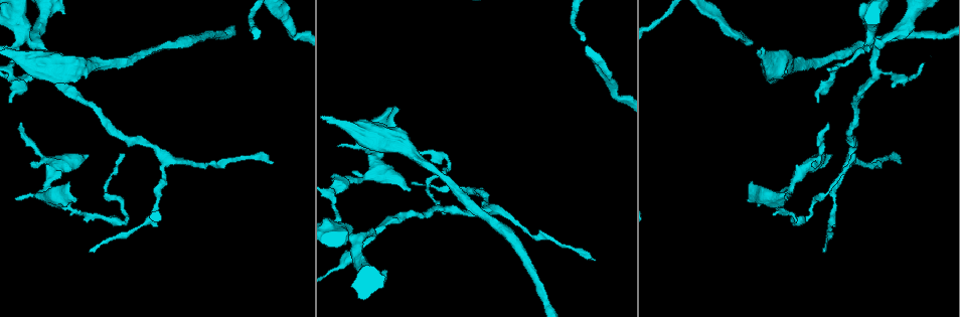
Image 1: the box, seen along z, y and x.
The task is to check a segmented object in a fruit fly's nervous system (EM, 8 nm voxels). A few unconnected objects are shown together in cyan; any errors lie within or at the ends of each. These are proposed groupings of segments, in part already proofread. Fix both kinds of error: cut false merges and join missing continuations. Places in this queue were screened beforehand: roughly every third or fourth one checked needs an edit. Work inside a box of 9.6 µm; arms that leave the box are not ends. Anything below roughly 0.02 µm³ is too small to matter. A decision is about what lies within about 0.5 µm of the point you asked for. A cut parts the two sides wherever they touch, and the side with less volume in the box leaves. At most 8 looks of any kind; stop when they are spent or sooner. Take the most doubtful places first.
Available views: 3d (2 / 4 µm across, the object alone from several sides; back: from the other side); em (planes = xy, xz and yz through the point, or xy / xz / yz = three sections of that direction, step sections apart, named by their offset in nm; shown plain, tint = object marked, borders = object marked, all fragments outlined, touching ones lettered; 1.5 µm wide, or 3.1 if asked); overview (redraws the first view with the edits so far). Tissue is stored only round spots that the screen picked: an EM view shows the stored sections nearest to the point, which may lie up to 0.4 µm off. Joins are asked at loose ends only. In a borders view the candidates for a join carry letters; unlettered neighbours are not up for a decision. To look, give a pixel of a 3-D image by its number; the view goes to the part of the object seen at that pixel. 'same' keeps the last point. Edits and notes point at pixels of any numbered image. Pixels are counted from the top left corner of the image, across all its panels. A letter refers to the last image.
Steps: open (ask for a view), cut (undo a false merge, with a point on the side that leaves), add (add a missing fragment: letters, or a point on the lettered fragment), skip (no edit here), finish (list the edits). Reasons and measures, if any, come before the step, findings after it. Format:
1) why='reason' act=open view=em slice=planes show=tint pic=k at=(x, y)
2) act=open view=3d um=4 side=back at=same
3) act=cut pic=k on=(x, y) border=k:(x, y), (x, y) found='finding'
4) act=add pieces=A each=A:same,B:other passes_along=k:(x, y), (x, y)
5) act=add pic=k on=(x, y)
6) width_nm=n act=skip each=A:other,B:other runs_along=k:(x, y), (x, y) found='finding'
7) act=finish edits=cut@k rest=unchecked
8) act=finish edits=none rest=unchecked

why='sudden change in width' act=open view=em slice=planes show=borders pic=1 at=(339, 225)

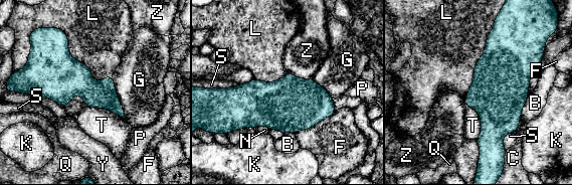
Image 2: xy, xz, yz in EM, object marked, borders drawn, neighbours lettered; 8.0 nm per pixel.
act=skip each=B:other,C:other,F:other,G:other,K:other,L:other,N:other,P:other,Q:other,S:other,T:other,Y:other,Z:other border=2:(495, 20), (464, 101) found='all the same neuron'

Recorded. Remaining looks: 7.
why='three-way junction' act=open view=em slice=yz step=4 show=tint pic=1 at=(485, 210)

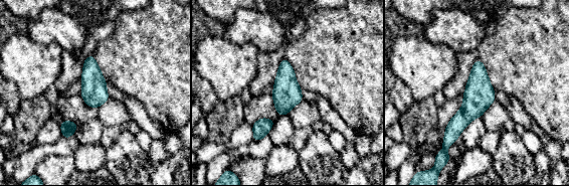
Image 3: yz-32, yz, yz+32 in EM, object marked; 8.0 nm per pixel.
act=open view=em slice=xy step=8 show=tint at=same

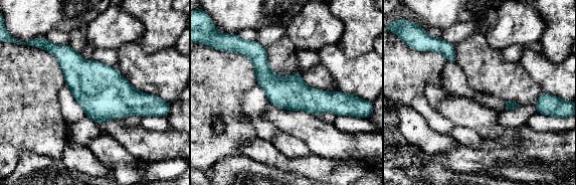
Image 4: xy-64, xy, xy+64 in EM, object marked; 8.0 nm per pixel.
why='see the neighbours' act=open view=em slice=xy step=8 show=borders at=same

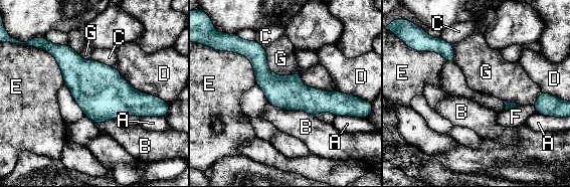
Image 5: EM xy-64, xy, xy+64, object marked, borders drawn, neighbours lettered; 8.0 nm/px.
width_nm=20 act=skip each=A:other,B:other,C:other,D:other,E:other,F:other,G:other border=5:(264, 48), (273, 73), (336, 90) found='one neuron here'

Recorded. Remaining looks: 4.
act=open view=em slice=yz step=8 show=borders pic=1 at=(751, 199)

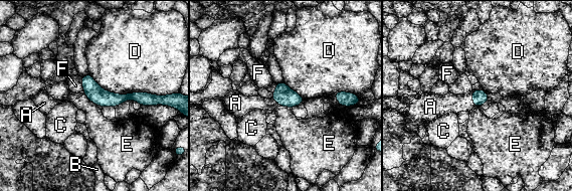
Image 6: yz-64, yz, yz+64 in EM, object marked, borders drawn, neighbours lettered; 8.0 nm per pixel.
act=open view=em slice=planes show=borders at=same

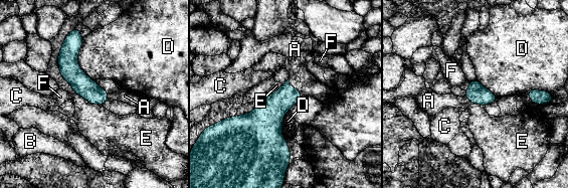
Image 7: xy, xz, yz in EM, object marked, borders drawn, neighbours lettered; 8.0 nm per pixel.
act=add pieces=A each=A:same,B:other,C:other,D:other,E:other,F:other found='the neuron continues'

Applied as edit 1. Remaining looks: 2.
act=finish edits=add@7 rest=unchecked

